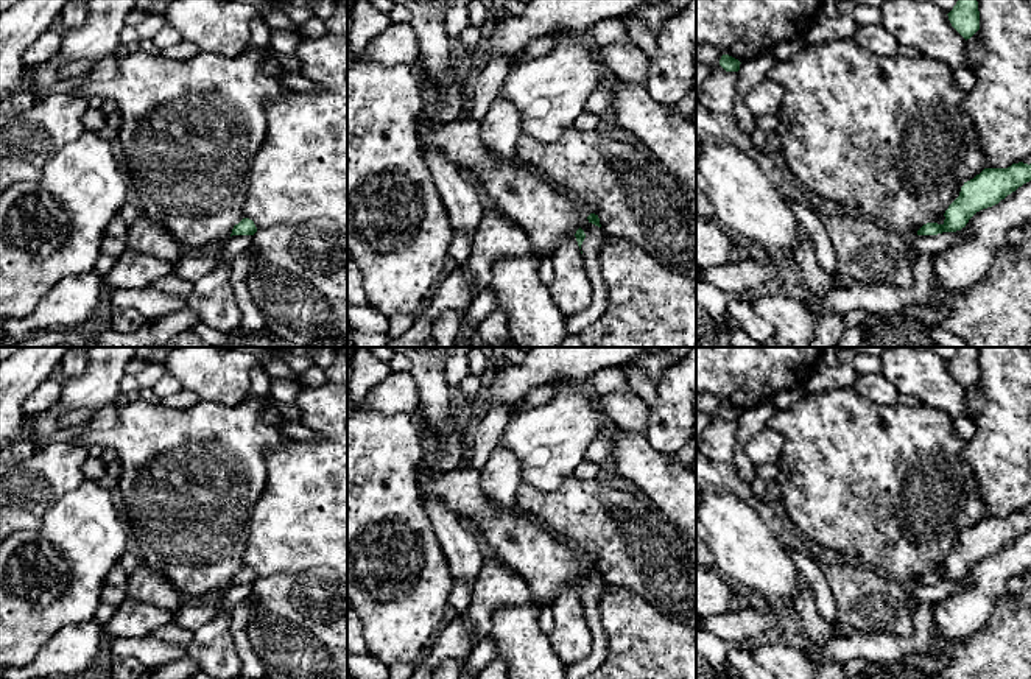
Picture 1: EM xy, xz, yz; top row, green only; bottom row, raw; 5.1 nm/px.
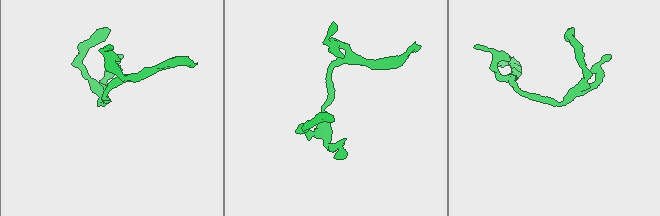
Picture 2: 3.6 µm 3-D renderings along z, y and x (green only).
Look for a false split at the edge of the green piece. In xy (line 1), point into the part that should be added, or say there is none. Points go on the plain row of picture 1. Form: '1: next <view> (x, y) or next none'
1: next none

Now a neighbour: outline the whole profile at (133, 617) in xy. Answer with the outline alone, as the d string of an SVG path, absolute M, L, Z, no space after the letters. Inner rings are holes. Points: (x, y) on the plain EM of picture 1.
M128 596L103 626L103 634L112 639L146 637L173 620L174 614L168 609Z

